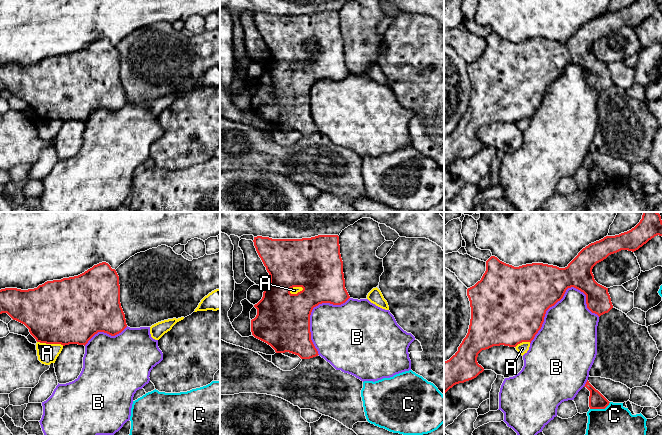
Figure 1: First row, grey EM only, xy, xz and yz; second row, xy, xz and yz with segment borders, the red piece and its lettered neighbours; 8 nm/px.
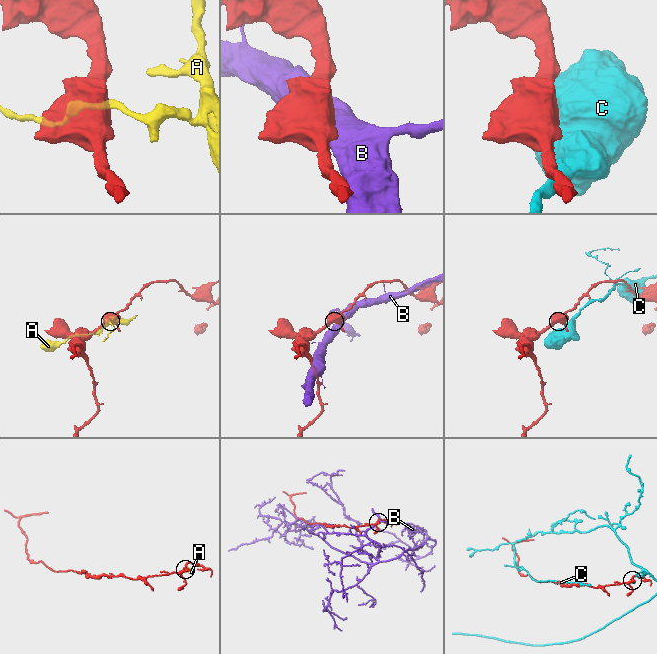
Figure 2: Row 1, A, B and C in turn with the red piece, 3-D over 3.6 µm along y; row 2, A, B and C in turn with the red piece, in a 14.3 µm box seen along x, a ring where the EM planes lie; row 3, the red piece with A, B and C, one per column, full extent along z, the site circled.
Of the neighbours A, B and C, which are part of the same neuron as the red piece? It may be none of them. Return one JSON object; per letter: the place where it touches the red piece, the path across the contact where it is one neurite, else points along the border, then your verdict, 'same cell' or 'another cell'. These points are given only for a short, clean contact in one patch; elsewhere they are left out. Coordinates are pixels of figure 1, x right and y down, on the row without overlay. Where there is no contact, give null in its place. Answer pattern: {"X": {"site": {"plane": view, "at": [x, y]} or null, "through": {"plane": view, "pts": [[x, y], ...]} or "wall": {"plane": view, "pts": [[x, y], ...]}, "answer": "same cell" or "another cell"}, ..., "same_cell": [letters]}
{"A": {"site": {"plane": "xz", "at": [297, 69]}, "answer": "another cell"}, "B": {"site": {"plane": "yz", "at": [563, 71]}, "answer": "another cell"}, "C": {"site": {"plane": "yz", "at": [600, 184]}, "answer": "another cell"}, "same_cell": []}

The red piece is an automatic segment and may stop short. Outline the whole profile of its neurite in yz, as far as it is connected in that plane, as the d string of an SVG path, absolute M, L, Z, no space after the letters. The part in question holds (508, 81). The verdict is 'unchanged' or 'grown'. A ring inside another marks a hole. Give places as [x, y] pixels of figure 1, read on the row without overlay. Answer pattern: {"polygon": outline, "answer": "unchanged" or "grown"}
{"polygon": "M637 0L627 8L606 12L589 20L565 44L543 39L514 43L491 32L486 37L486 47L481 56L467 65L471 83L470 101L458 127L444 137L444 169L484 147L477 138L482 126L493 122L516 123L522 118L531 119L542 103L546 87L563 74L568 64L574 63L586 71L587 84L592 89L599 93L608 89L613 84L608 64L595 57L593 43L621 26L634 28L657 11L662 12L662 0Z", "answer": "unchanged"}

